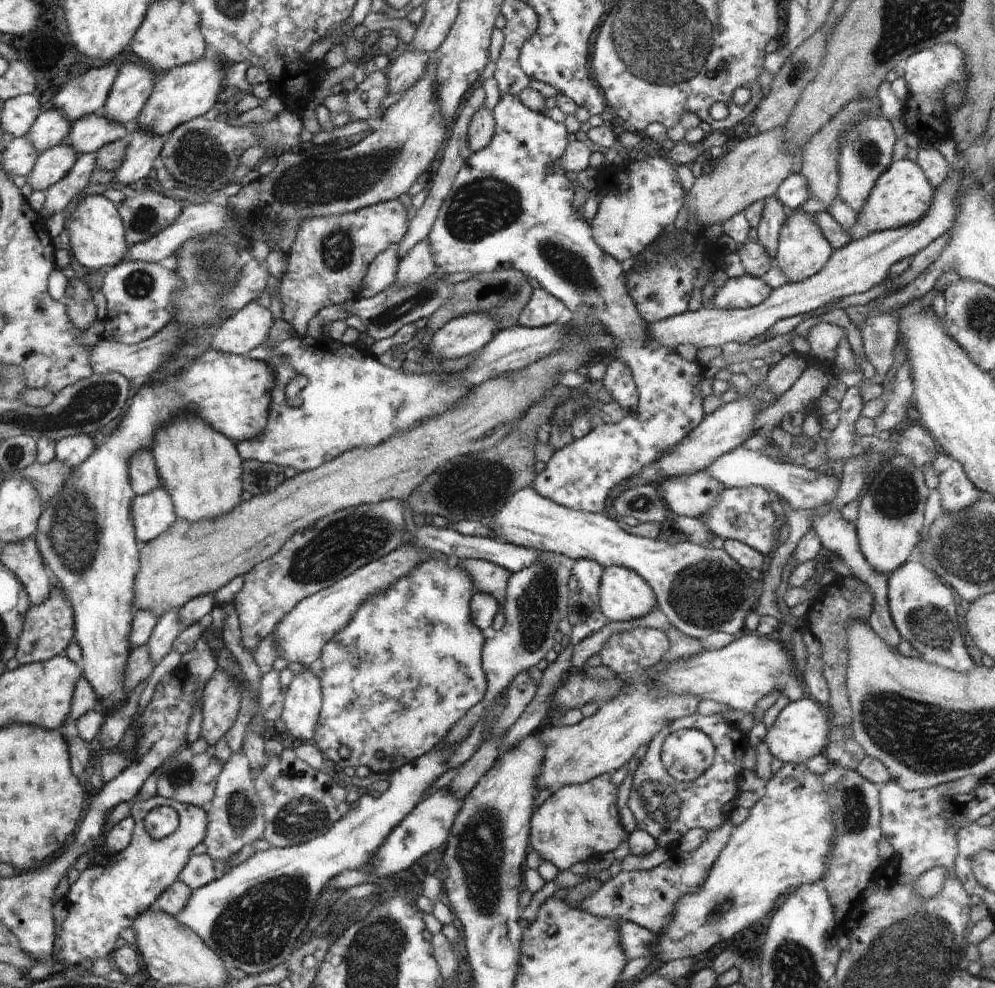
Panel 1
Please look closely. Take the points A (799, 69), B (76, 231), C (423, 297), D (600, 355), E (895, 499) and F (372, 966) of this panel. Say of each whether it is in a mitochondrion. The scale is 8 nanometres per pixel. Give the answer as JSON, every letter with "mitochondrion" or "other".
{"A":"mitochondrion","B":"other","C":"mitochondrion","D":"other","E":"mitochondrion","F":"mitochondrion"}

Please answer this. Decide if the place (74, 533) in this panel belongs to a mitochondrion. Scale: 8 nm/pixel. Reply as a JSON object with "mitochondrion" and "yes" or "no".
{"mitochondrion":"yes"}

